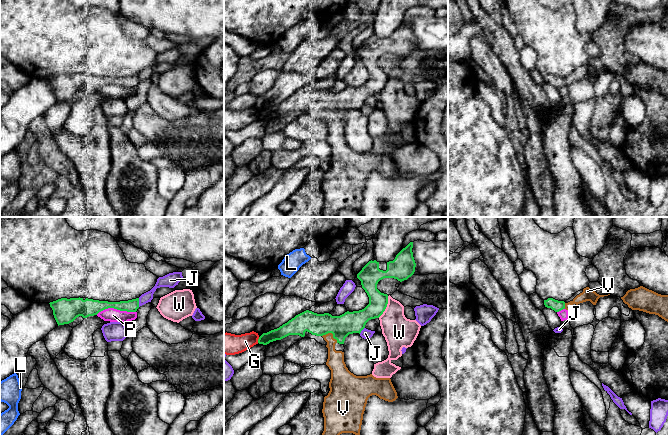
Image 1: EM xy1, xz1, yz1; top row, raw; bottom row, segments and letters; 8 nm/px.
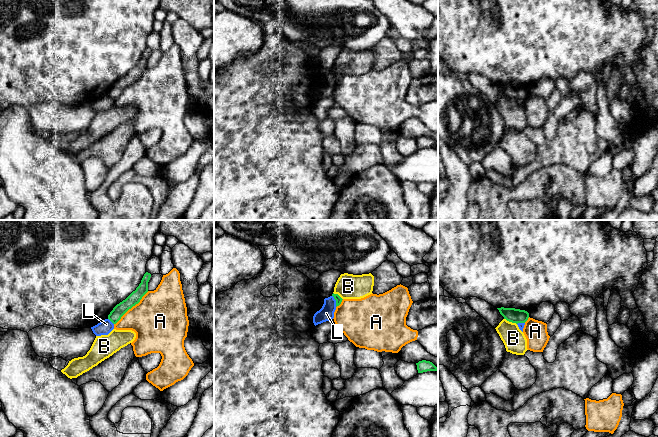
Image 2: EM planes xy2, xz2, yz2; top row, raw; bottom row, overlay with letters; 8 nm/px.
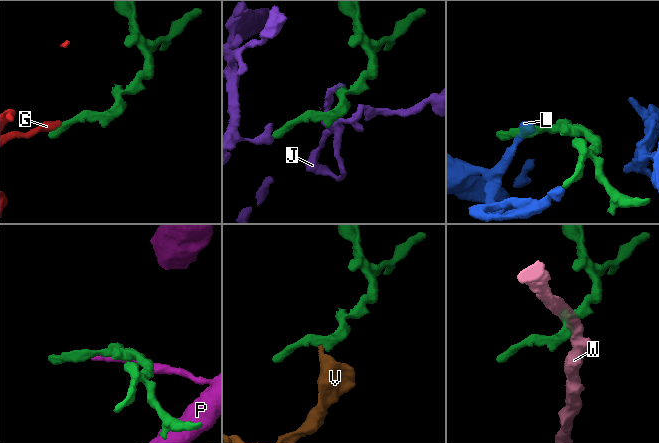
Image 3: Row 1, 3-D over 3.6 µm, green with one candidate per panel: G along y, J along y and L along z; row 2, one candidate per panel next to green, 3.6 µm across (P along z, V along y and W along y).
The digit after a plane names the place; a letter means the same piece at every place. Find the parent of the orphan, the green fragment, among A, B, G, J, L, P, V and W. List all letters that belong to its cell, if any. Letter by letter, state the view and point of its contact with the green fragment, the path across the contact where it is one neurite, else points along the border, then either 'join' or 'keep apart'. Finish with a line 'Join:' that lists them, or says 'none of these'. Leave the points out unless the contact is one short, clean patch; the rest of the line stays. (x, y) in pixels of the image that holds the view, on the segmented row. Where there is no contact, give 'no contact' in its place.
A: meets green in xy2 at (131, 307); keep apart
B: meets green in yz2 at (510, 321); keep apart
G: meets green in xz1 at (258, 340); border along xz1 (259, 337), (257, 342); keep apart
J: meets green in xy1 at (138, 302); keep apart
L: meets green in xz2 at (336, 301); border along xz2 (332, 295), (336, 306); keep apart
P: meets green in xy1 at (115, 308); keep apart
V: meets green in xz1 at (331, 332); runs through xz1 (341, 326), (331, 332), (331, 352), (335, 362); join
W: meets green in xz1 at (386, 306); border along xz1 (388, 296), (386, 308), (378, 317); keep apart
Join: V

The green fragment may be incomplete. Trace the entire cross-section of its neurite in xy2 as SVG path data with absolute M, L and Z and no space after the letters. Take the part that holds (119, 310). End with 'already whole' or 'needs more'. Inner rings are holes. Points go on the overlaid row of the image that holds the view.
M146 272L136 290L113 308L108 315L108 319L113 324L116 324L129 309L138 304L142 297L148 292L148 282L150 277L151 274Z | already whole

